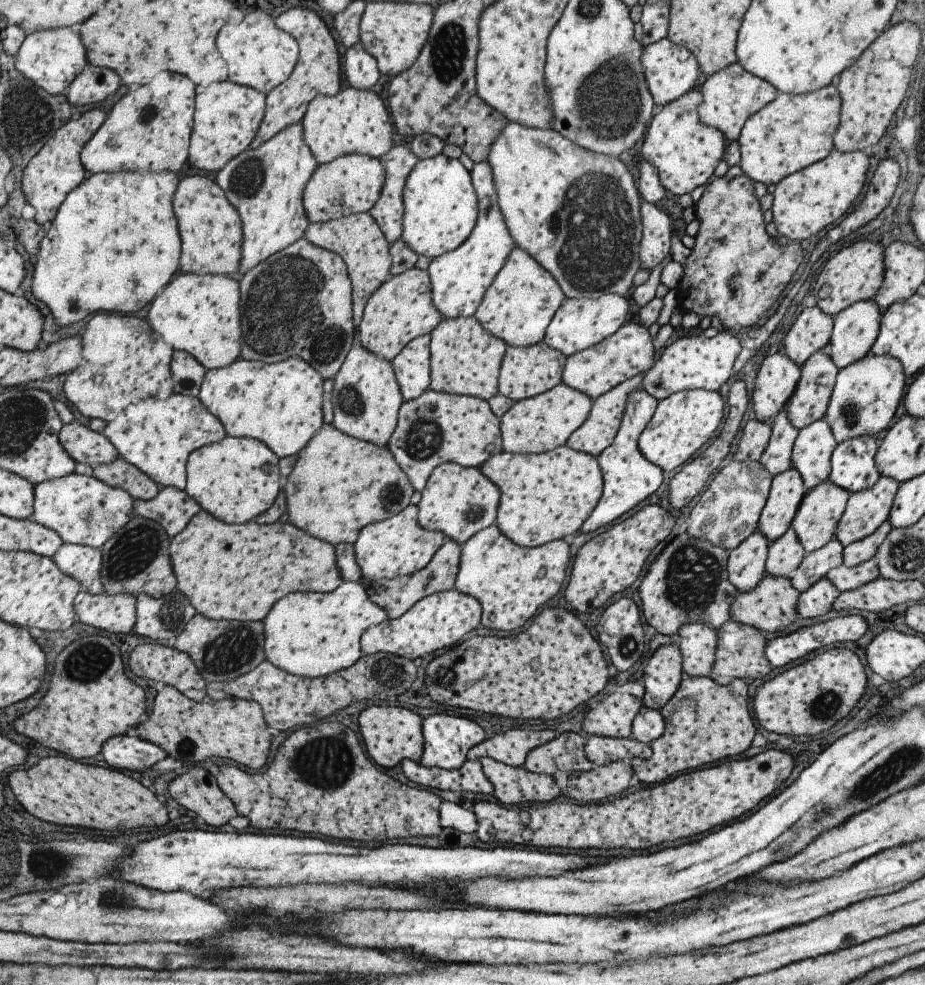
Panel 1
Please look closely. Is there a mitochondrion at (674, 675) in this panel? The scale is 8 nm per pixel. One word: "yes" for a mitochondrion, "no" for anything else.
no

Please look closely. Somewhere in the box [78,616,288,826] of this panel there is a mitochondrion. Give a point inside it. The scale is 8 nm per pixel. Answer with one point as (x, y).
(222, 657)

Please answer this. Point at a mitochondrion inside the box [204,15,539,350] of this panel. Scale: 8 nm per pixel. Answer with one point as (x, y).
(448, 54)

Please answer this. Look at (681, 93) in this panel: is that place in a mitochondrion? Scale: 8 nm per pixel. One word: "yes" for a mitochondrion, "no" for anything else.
no

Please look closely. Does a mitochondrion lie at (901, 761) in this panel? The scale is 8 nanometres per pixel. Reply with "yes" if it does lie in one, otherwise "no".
yes

